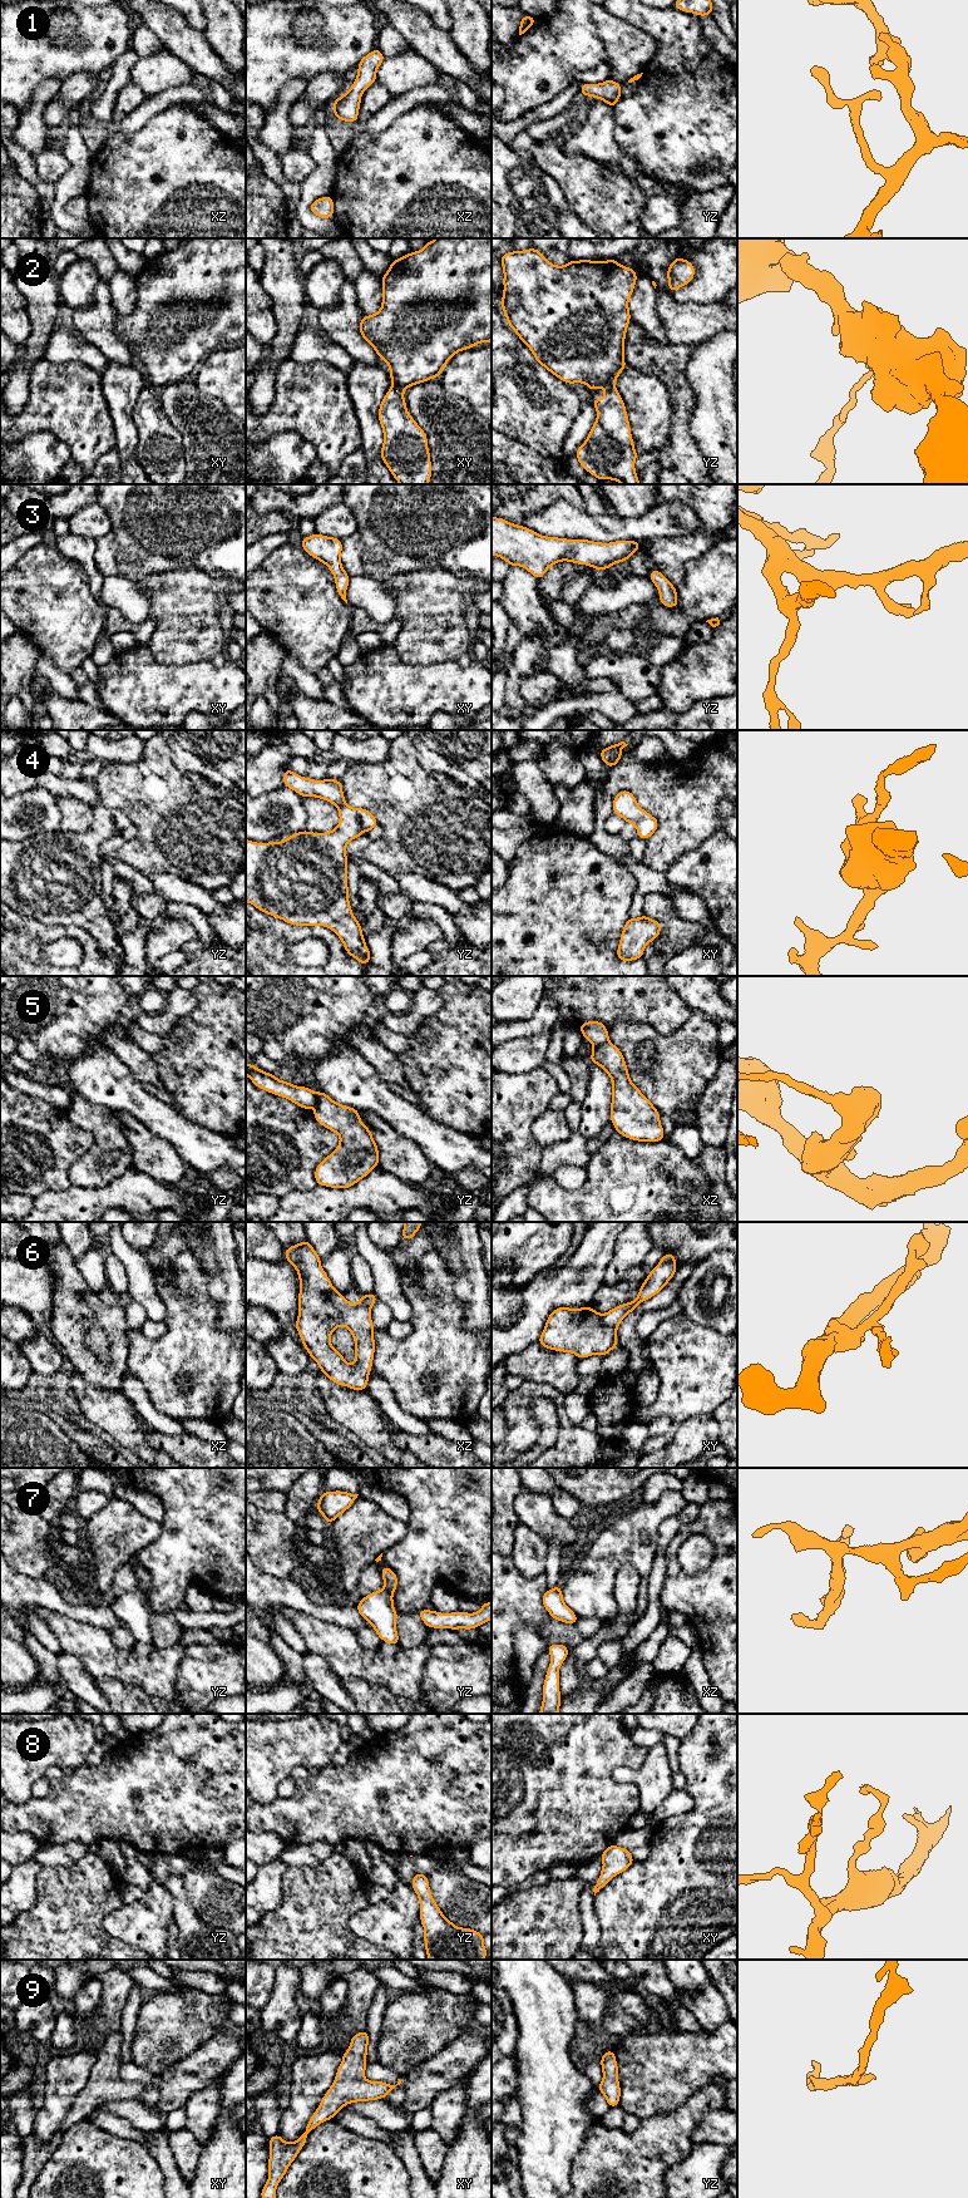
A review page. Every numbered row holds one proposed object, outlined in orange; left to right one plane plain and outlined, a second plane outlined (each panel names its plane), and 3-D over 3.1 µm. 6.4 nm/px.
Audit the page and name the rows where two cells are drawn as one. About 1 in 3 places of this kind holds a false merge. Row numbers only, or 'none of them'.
2, 5, 6

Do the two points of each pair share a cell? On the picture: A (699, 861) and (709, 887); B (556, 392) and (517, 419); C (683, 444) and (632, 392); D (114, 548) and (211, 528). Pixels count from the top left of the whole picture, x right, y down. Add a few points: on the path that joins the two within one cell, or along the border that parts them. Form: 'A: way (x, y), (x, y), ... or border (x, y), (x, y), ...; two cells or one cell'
A: way (705, 867), (709, 871), (709, 881); one cell
B: way (546, 394), (537, 403), (536, 408), (527, 409); one cell
C: border (671, 400), (670, 438), (660, 449); two cells
D: way (138, 545), (156, 528), (187, 528); one cell

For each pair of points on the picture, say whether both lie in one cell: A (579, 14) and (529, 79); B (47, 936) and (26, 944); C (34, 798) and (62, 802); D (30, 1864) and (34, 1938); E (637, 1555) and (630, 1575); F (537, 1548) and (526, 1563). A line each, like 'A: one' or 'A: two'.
A: one
B: one
C: two
D: two
E: two
F: one

